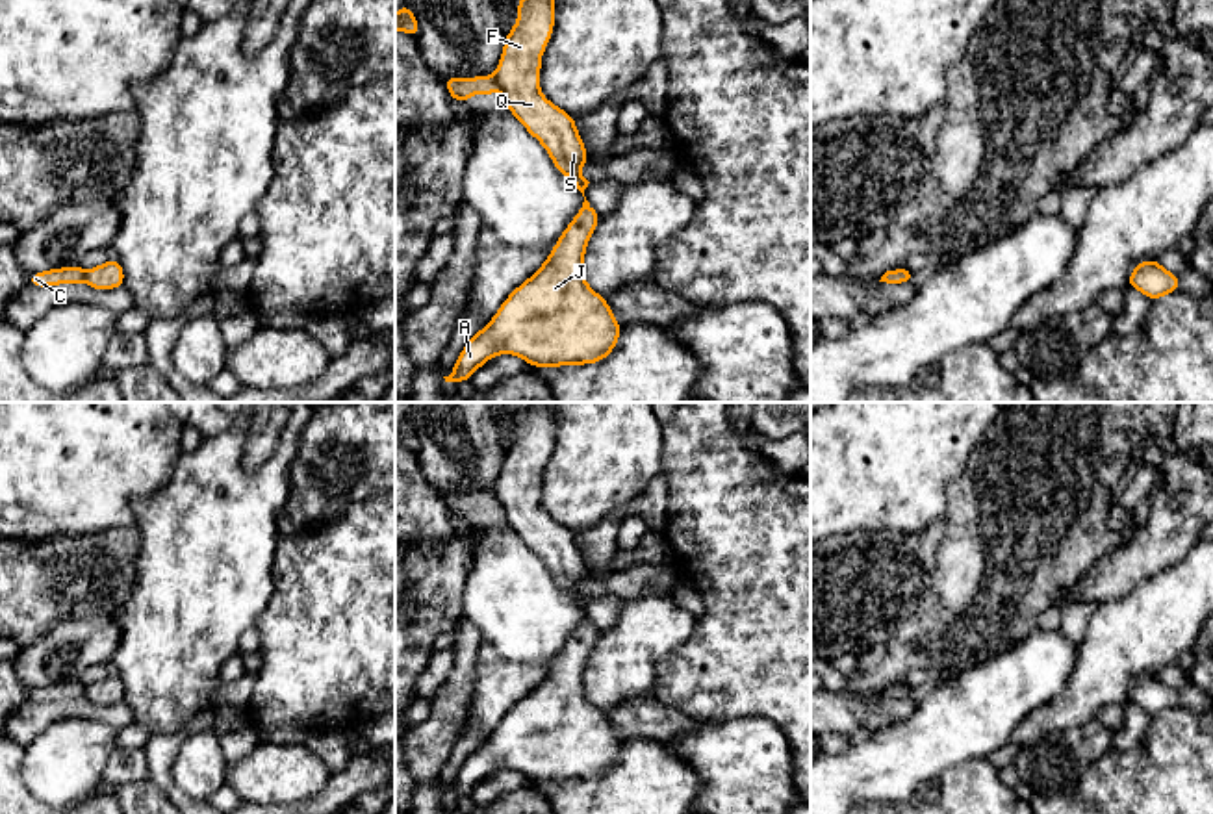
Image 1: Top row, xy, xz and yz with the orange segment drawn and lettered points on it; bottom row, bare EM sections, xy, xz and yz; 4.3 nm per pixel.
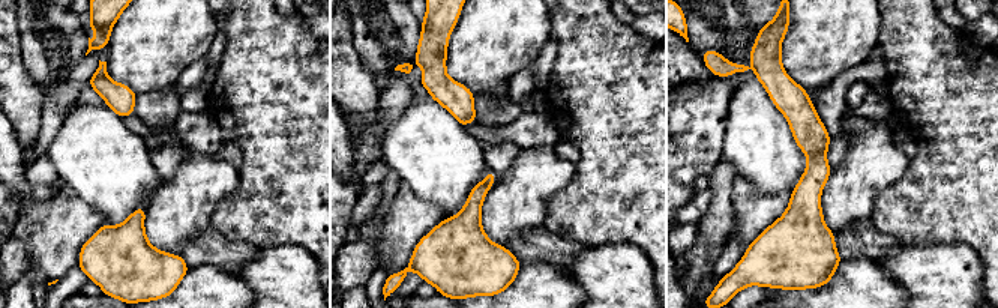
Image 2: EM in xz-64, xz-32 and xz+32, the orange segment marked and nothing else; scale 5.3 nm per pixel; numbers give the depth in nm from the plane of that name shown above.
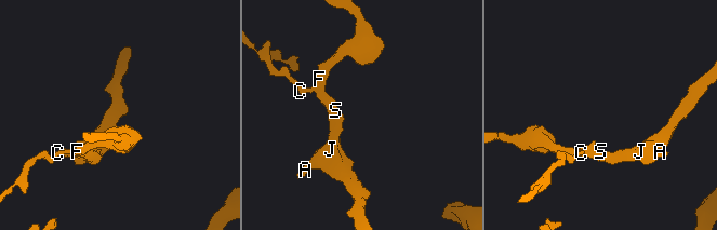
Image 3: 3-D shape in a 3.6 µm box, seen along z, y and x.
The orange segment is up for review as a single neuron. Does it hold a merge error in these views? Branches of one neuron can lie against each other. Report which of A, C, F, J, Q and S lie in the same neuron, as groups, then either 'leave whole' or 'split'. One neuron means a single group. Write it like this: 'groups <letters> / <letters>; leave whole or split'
groups A F J Q S / C; split

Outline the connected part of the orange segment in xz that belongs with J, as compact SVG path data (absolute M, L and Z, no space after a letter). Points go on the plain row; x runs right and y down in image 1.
M584 612L543 680L466 758L445 797L469 797L497 769L519 771L532 782L562 782L603 777L616 764L621 740L584 692L586 662L599 634Z

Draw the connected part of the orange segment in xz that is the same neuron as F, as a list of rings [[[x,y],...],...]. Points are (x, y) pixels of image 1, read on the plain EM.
[[[553,402],[517,415],[517,436],[506,449],[493,491],[510,528],[540,556],[558,588],[568,591],[584,612],[590,597],[579,584],[590,577],[590,571],[575,534],[540,506],[542,469],[553,451],[555,417]]]

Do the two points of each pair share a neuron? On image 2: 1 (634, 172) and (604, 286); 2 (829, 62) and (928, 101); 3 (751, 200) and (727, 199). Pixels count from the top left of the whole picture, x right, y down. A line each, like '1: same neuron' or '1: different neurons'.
1: different neurons
2: different neurons
3: different neurons

